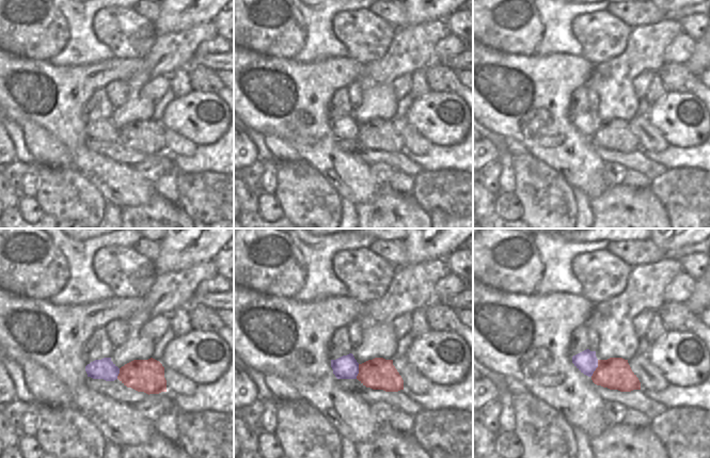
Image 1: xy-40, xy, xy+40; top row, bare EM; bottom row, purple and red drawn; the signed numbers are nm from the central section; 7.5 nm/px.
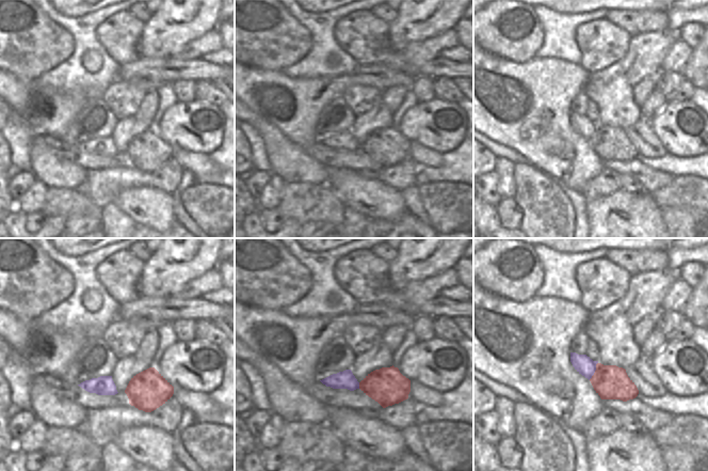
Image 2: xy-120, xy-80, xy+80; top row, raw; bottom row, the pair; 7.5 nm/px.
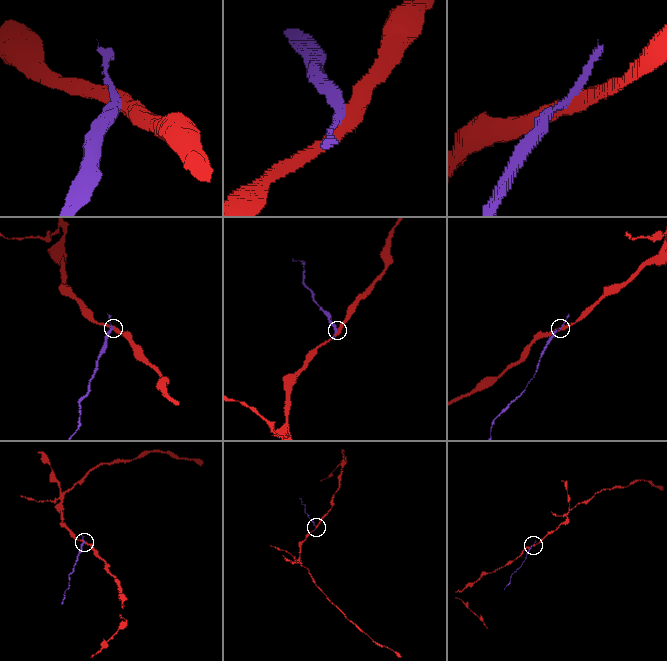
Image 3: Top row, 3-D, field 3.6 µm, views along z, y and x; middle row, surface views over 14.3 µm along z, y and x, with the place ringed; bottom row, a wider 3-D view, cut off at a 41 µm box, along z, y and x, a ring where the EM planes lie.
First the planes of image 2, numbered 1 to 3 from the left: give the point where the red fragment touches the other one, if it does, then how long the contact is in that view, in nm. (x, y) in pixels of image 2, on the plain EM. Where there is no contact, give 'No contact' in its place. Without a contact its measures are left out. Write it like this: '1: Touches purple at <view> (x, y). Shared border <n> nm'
1: No contact
2: Touches purple at xy-80 (358, 146). Shared border 50 nm
3: Touches purple at xy+80 (595, 130). Shared border 150 nm.

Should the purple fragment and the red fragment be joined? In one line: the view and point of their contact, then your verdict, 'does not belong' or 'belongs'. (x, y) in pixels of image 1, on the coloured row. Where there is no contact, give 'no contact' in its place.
contact xy+40 (596, 367); does not belong

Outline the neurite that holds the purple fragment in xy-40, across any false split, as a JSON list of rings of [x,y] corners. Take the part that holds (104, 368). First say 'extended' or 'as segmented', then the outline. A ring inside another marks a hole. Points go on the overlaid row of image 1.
as segmented | [[[111,358],[95,360],[85,366],[88,377],[114,381],[117,379],[120,368],[111,361]]]

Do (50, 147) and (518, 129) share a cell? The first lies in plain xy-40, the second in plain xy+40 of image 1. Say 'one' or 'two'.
two

